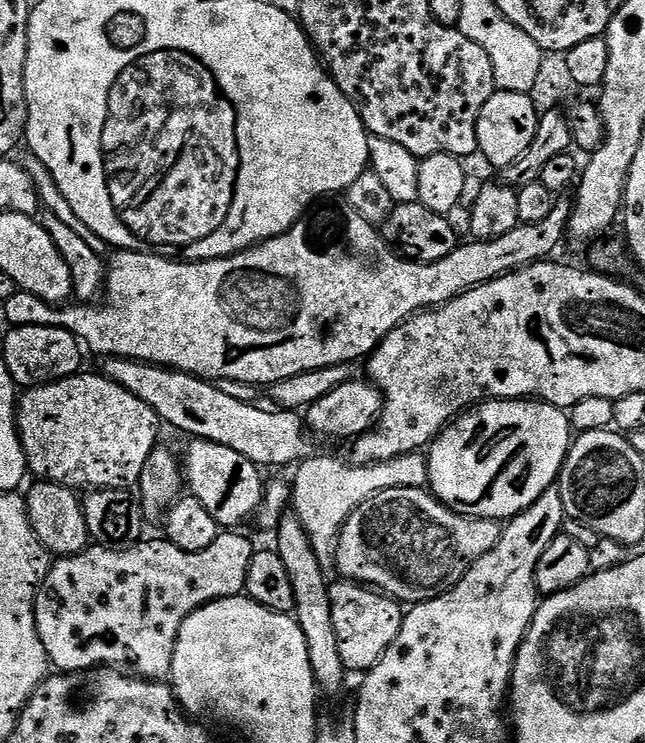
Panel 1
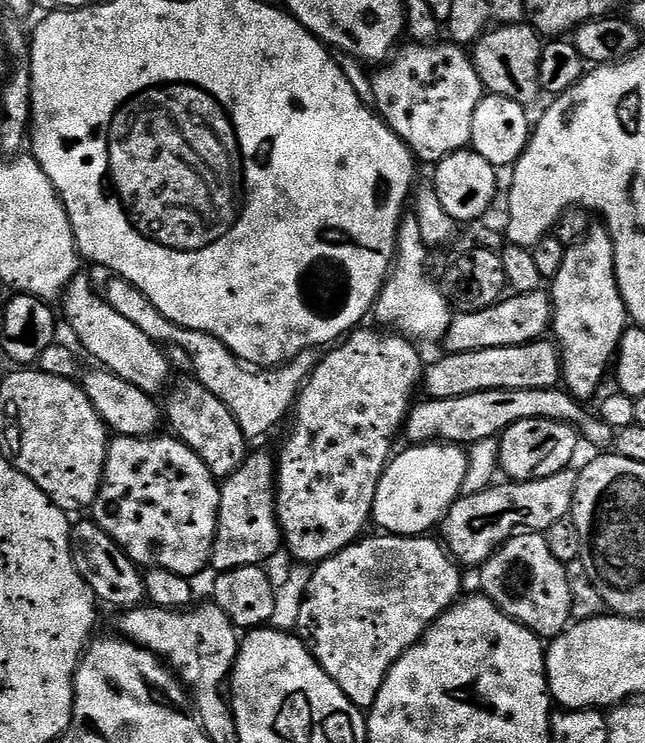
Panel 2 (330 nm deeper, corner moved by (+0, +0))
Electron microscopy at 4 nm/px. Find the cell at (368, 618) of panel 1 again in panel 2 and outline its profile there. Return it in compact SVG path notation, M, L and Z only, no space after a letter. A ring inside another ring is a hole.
M428 534L421 536L377 535L361 538L355 544L346 546L346 550L342 550L338 554L323 560L322 563L315 565L310 576L308 591L302 602L300 623L298 625L300 639L312 652L314 659L320 663L322 670L326 670L326 674L330 674L330 678L334 678L334 682L338 682L338 686L346 694L346 698L350 698L350 702L354 702L361 710L371 709L372 703L378 698L378 690L382 690L382 682L394 666L394 662L398 662L398 658L402 658L402 654L406 649L413 648L424 636L424 631L462 596L462 591L460 592L461 565L457 563L452 553L439 539L436 539L437 541L431 540L432 536Z

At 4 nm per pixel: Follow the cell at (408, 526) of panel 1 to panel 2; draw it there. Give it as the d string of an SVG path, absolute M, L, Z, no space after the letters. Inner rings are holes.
M565 470L550 478L503 482L473 496L461 495L443 520L443 543L461 565L482 566L496 549L521 530L542 534L572 511L577 473Z

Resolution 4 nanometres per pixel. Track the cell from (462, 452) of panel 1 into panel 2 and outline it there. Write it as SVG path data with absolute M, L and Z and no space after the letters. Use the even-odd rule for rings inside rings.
M527 420L510 426L499 437L500 468L509 481L541 480L565 471L576 456L578 433L570 424L553 420Z

